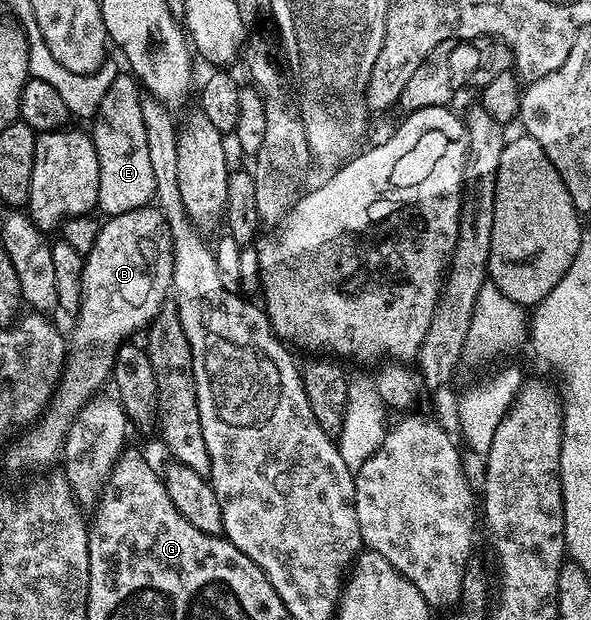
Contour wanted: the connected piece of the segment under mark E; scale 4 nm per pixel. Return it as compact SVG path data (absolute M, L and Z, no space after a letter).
M120 73L111 83L103 101L101 101L91 127L92 141L98 155L98 208L104 210L106 216L124 214L146 208L154 198L156 179L153 177L153 167L150 166L149 147L146 142L145 123L141 114L143 95L139 83L129 73Z

